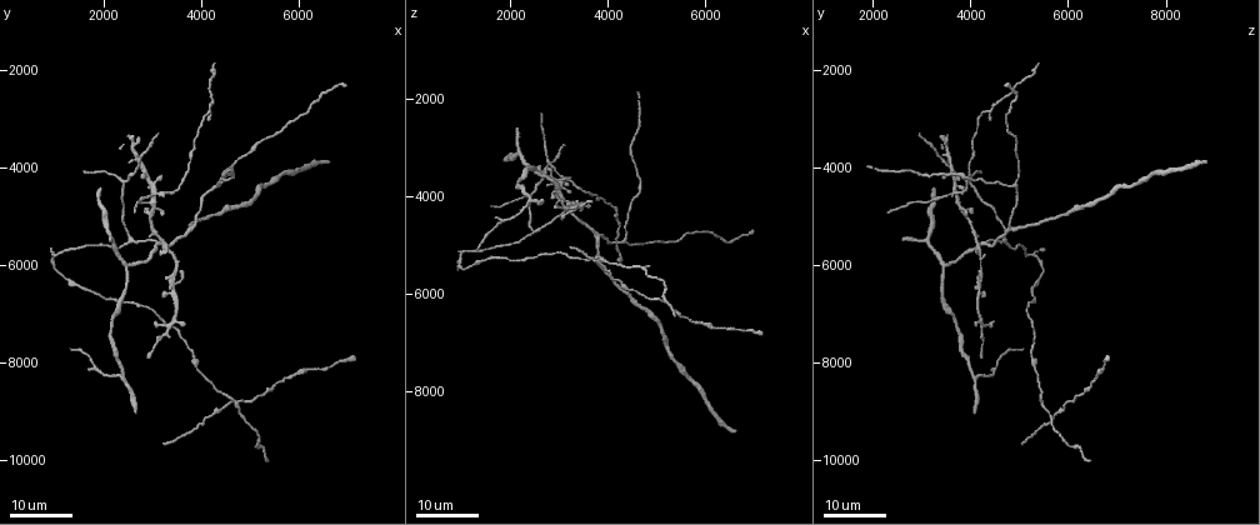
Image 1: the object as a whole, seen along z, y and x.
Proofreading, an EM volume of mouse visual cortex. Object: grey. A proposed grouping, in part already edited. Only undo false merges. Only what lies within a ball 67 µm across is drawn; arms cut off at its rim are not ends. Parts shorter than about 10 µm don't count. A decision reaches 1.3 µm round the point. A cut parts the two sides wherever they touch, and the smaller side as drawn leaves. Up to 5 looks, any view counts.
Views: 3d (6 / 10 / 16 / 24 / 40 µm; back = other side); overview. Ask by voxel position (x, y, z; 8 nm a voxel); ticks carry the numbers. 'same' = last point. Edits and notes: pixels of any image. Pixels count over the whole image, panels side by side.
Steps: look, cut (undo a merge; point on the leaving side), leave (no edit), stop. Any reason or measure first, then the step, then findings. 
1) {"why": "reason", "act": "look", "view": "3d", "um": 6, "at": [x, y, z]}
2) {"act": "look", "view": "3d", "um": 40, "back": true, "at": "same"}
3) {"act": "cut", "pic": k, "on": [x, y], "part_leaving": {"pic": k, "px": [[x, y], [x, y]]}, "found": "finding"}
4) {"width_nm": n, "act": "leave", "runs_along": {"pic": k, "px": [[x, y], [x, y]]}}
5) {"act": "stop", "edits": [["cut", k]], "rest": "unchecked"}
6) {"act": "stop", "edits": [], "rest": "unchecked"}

{"why": "four or more arms meet", "act": "look", "view": "3d", "um": 24, "at": [2800, 4000, 3600]}

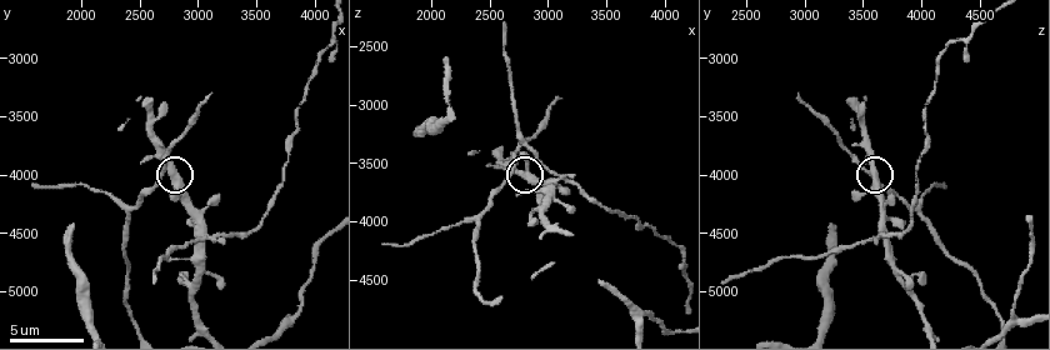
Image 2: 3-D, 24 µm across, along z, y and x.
{"act": "look", "view": "3d", "um": 10, "at": [2780, 3980, 3580]}

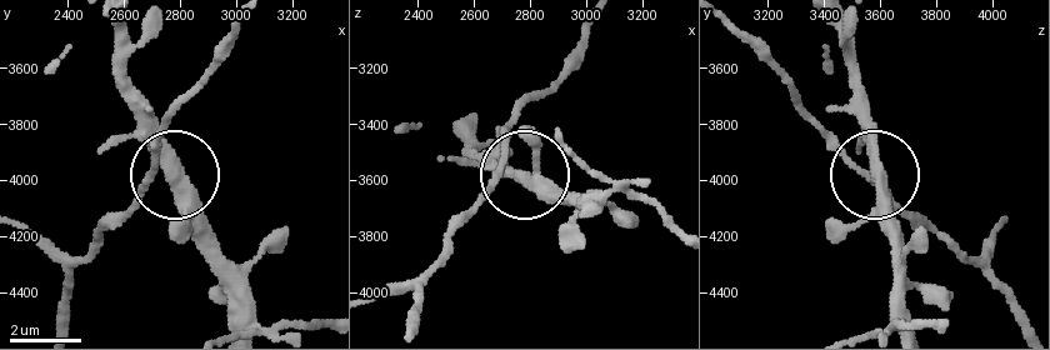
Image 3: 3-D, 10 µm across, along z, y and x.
{"act": "leave", "runs_along": {"pic": 3, "px": [[1028, 321], [810, 119]]}, "found": "continuous, no second neuron"}

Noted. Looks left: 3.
{"why": "three arms meet", "act": "look", "view": "3d", "um": 16, "at": [2550, 5400, 4650]}

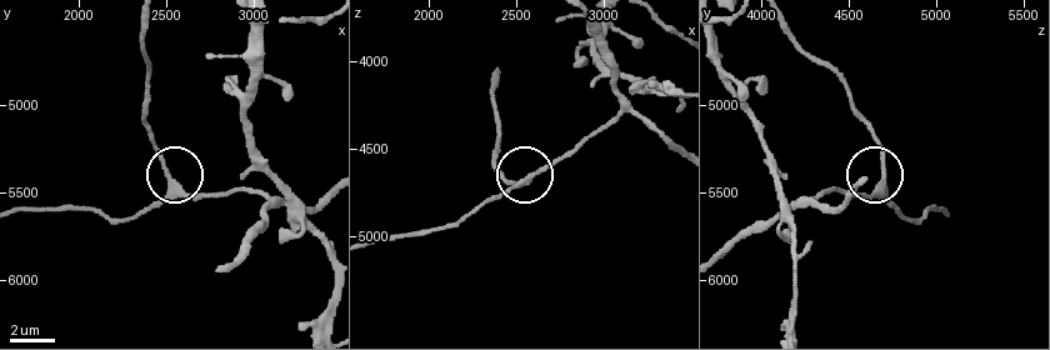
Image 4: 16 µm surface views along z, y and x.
{"why": "zoom in", "act": "look", "view": "3d", "um": 6, "at": [2540, 5460, 4700]}

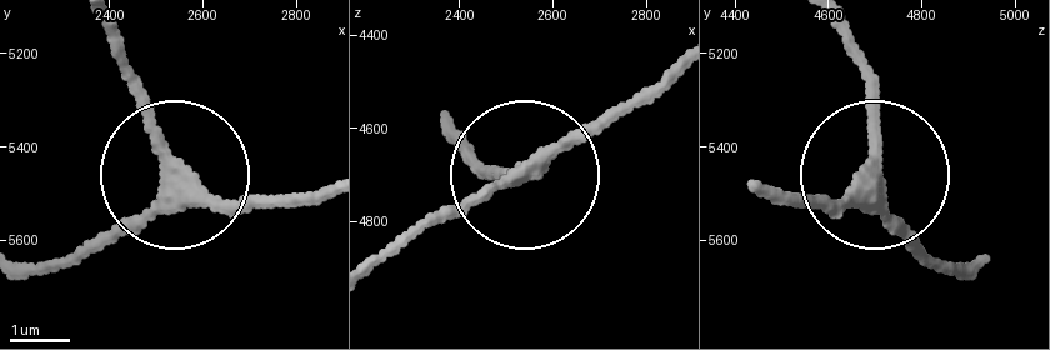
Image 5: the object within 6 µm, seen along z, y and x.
{"act": "look", "view": "3d", "um": 6, "back": true, "at": [2535, 5450, 4690]}

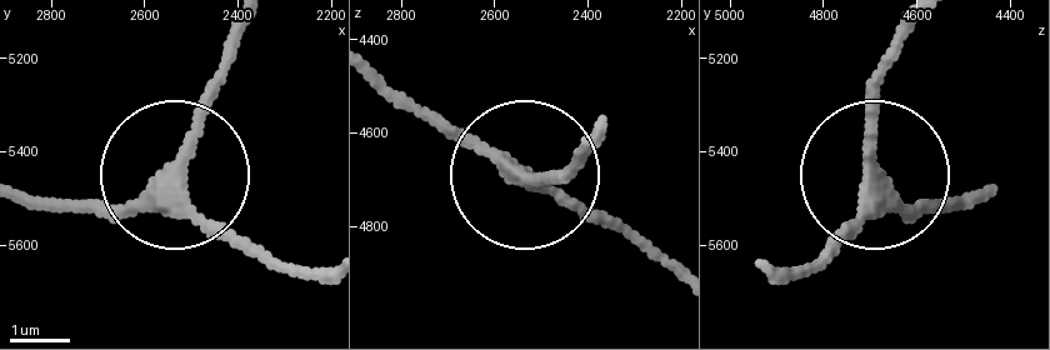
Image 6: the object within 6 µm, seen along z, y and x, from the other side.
{"act": "leave", "runs_along": {"pic": 6, "px": [[774, 266], [814, 261], [859, 211], [888, 53]]}, "found": "one neuron here"}

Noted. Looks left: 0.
{"act": "stop", "edits": [], "rest": "unchecked"}

